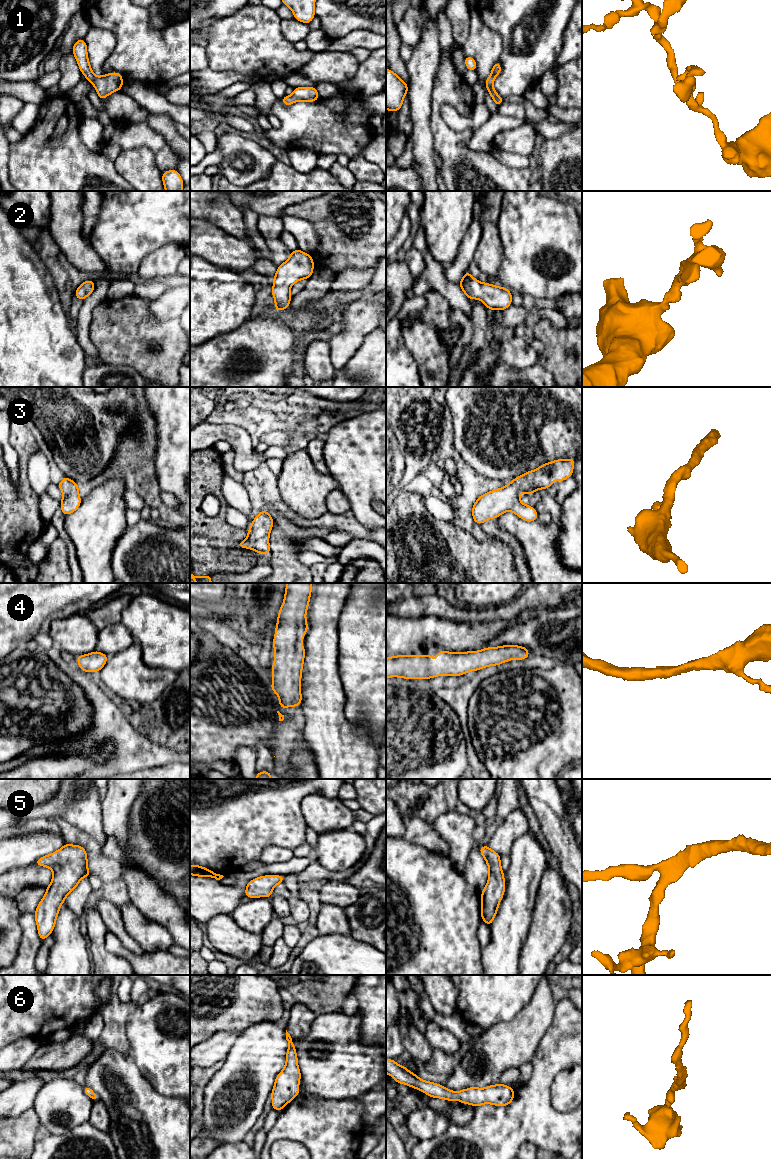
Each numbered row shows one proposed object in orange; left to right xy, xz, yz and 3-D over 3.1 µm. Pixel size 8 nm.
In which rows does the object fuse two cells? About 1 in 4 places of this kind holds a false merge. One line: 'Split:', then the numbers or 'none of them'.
Split: none of them

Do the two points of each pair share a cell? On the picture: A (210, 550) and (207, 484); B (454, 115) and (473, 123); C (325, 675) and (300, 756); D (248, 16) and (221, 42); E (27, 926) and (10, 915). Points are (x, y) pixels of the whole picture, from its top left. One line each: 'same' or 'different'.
A: same
B: same
C: different
D: same
E: different

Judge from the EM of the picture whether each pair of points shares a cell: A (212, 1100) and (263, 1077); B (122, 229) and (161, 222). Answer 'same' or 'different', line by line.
A: same
B: same

